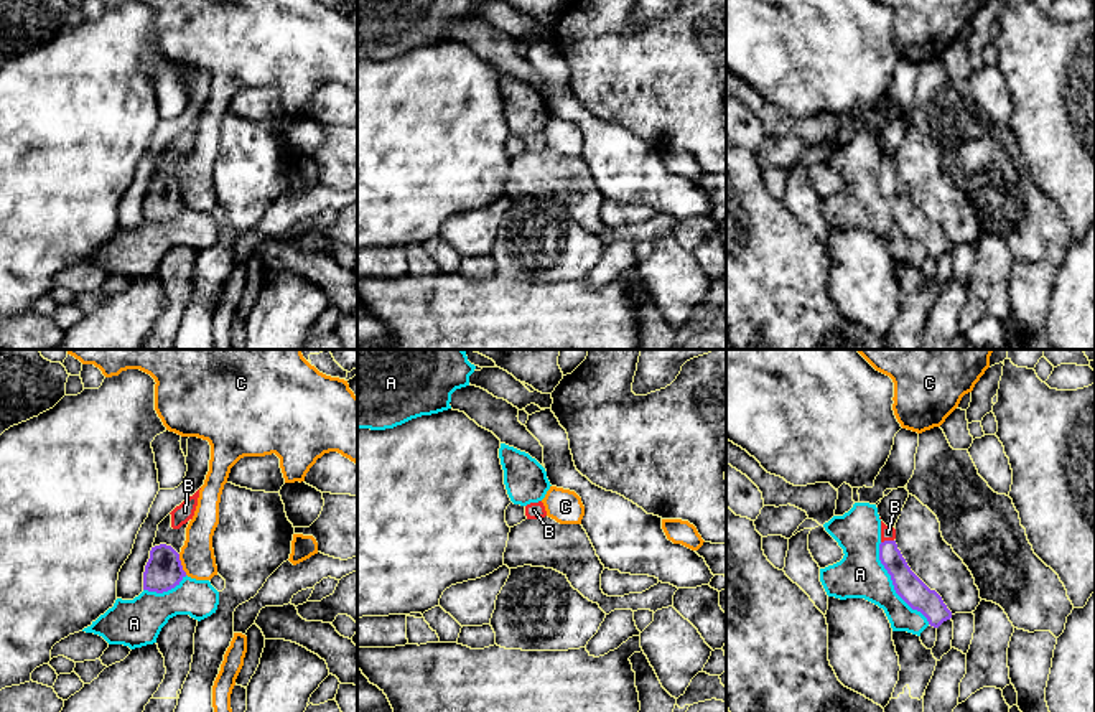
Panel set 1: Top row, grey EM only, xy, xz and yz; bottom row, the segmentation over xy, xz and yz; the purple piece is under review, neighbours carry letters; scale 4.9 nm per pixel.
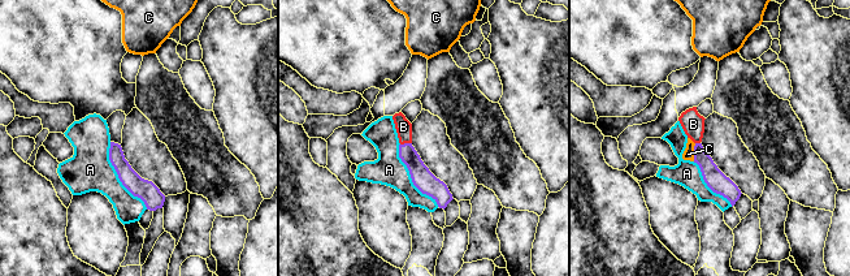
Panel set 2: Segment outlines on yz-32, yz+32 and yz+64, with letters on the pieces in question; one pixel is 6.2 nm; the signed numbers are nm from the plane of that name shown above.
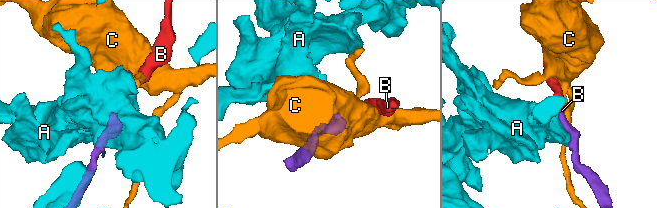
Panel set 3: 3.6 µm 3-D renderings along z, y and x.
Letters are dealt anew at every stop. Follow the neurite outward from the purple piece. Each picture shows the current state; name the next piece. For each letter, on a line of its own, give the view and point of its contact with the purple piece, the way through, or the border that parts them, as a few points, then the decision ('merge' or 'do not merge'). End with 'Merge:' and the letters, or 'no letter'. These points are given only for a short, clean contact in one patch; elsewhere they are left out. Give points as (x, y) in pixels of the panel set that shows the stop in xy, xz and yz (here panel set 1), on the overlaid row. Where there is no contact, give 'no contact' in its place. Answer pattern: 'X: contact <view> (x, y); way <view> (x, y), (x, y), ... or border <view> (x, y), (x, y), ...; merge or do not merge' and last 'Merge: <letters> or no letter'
A: contact yz (893, 584); do not merge
B: contact yz (886, 541); way yz (908, 585), (888, 552), (886, 541), (888, 533); merge
C: contact xy (180, 564); border xy (178, 554), (181, 569), (186, 574); do not merge
Merge: B

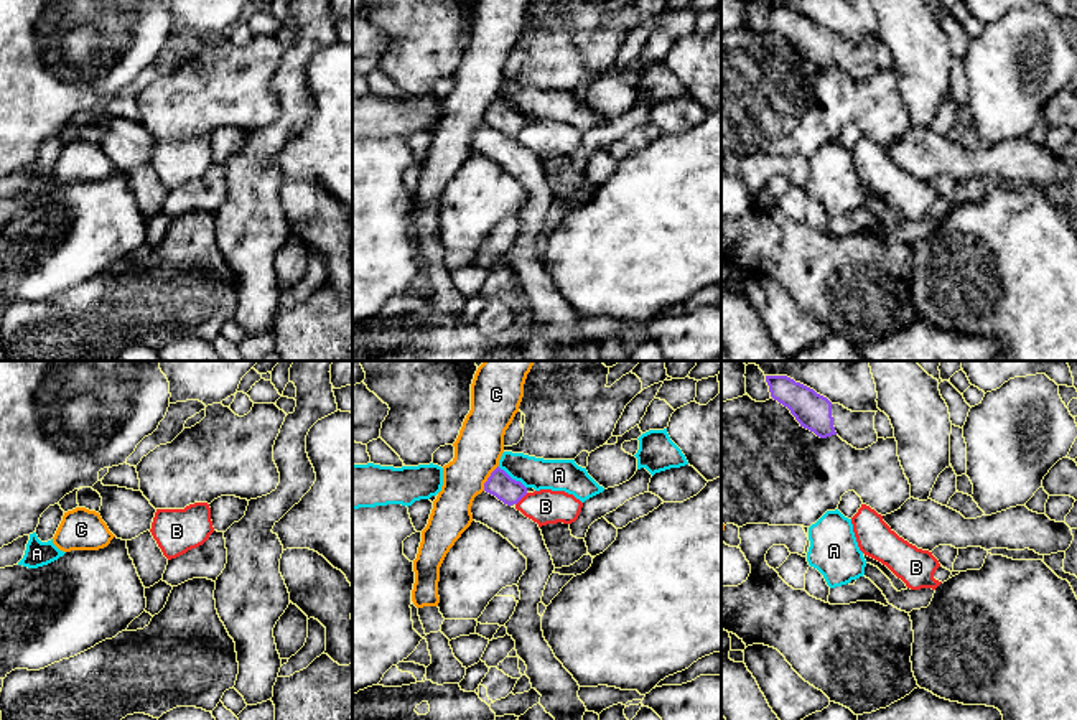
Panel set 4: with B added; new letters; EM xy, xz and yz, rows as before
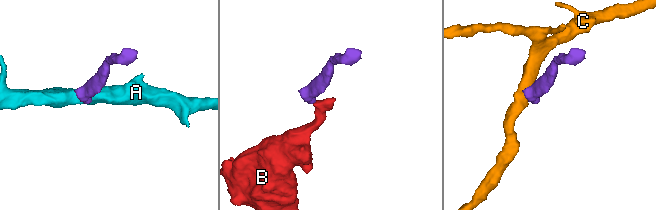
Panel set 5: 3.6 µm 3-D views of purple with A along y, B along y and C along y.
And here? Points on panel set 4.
A: contact xz (511, 478); border xz (498, 467), (526, 488); do not merge
B: contact xz (521, 498); border xz (527, 493), (516, 504); do not merge
C: contact xz (488, 478); border xz (498, 465), (483, 490); do not merge
Merge: no letter

